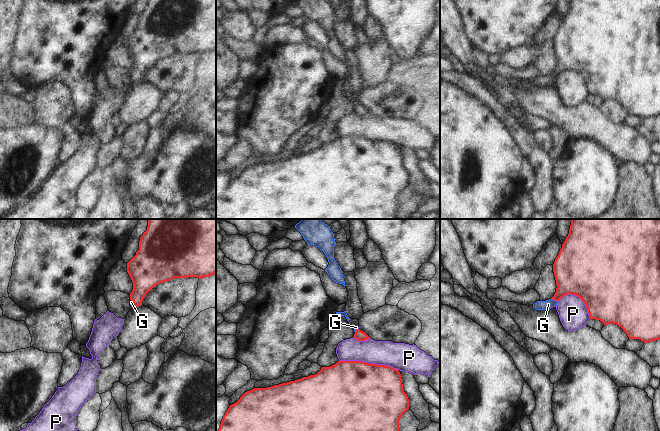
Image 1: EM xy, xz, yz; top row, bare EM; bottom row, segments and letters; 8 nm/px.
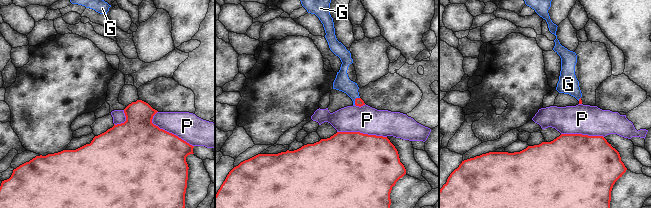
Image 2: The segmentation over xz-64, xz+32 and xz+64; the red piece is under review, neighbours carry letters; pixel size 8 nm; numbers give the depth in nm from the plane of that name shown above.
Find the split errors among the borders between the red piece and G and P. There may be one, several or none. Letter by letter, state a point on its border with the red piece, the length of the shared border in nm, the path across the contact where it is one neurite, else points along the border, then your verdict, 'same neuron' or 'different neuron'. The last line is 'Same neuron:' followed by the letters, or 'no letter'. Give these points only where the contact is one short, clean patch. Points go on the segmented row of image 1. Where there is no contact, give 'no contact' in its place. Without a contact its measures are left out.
G: contact yz (554, 299); length 70 nm; way yz (574, 275), (554, 299), (548, 304); same neuron
P: contact xz (368, 363); length 480 nm; different neuron
Same neuron: G

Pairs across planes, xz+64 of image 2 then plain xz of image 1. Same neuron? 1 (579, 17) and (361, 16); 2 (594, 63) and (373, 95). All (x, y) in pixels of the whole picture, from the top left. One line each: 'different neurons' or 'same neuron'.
1: same neuron
2: different neurons

